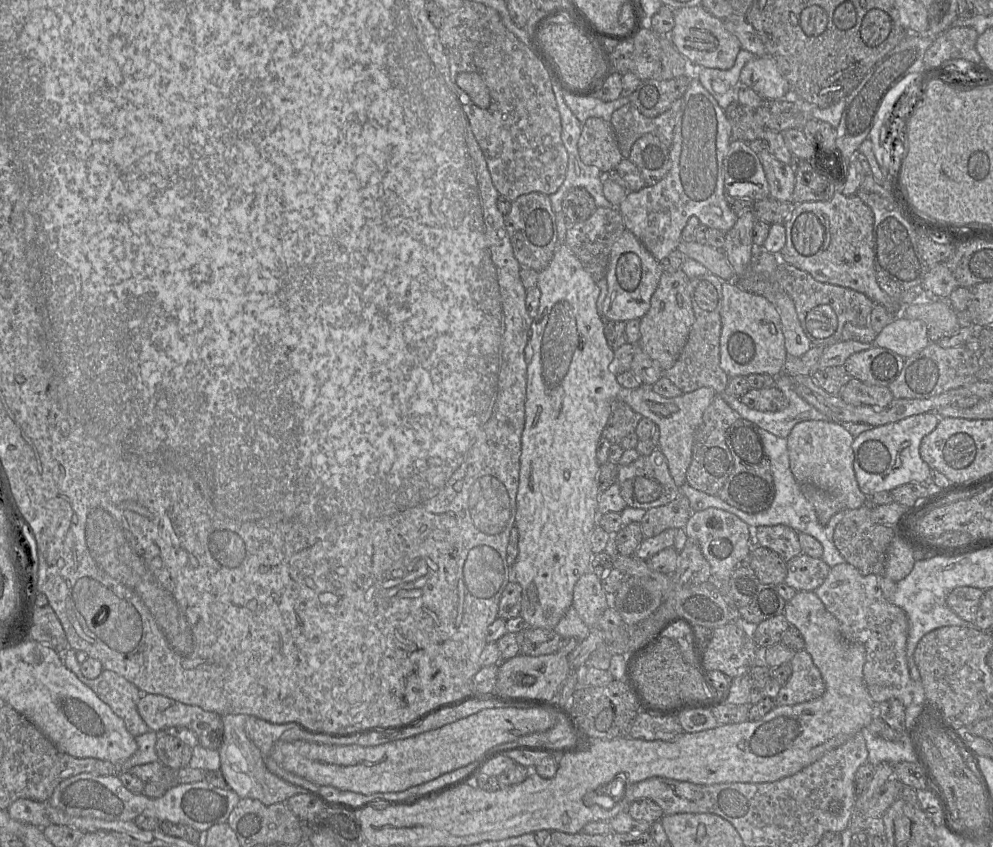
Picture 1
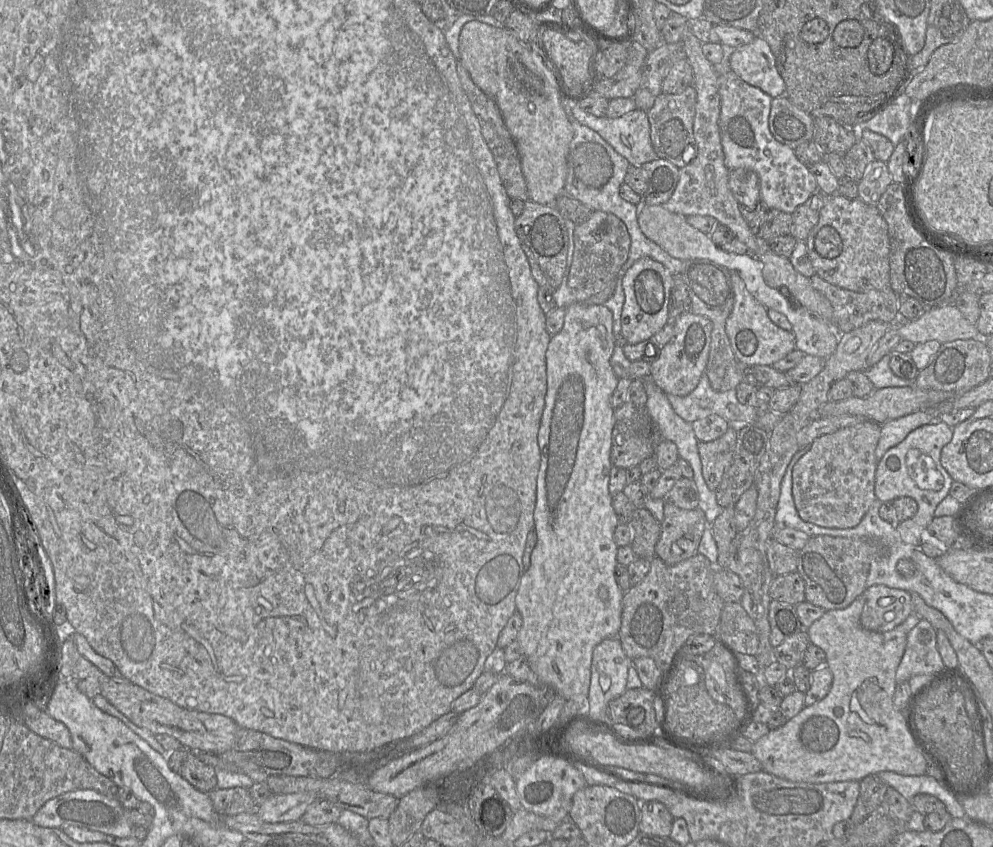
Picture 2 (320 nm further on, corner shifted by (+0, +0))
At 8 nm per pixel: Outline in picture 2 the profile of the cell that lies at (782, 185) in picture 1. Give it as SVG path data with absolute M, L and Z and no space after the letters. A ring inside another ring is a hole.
M731 71L719 74L718 89L719 131L727 169L754 171L759 178L760 199L767 208L792 214L819 188L815 176L797 159L794 149L781 144L770 133L768 118L772 98Z

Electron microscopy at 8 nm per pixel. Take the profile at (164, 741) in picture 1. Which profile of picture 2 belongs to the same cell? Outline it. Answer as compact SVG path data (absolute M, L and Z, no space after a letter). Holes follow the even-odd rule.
M185 747L172 751L166 750L165 759L174 772L200 792L209 793L217 787L215 768L198 758L196 752Z

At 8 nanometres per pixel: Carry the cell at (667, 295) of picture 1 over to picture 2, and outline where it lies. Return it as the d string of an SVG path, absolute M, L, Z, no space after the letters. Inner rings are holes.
M691 311L678 316L671 323L674 335L661 347L658 359L651 363L650 377L665 394L683 397L697 387L705 373L710 352L712 323L708 318Z

